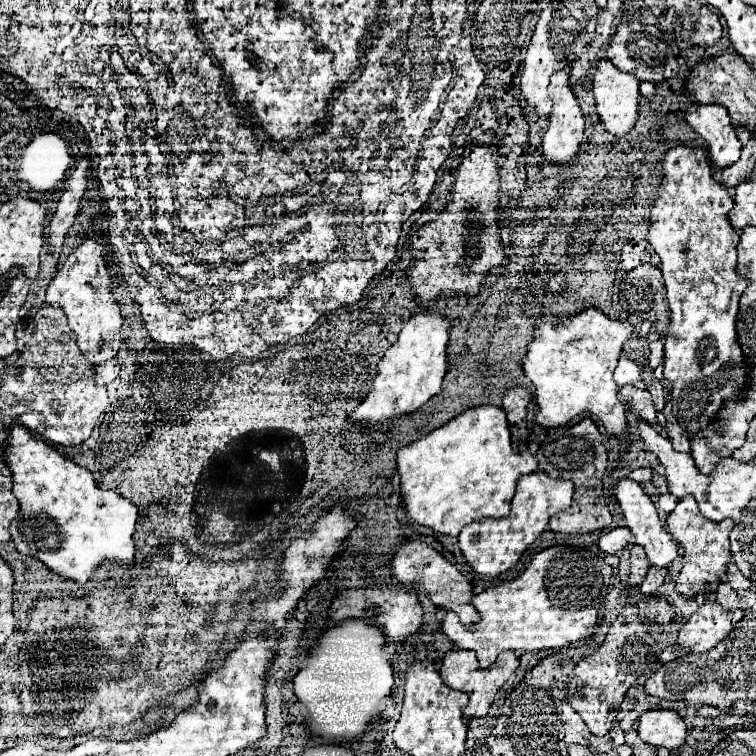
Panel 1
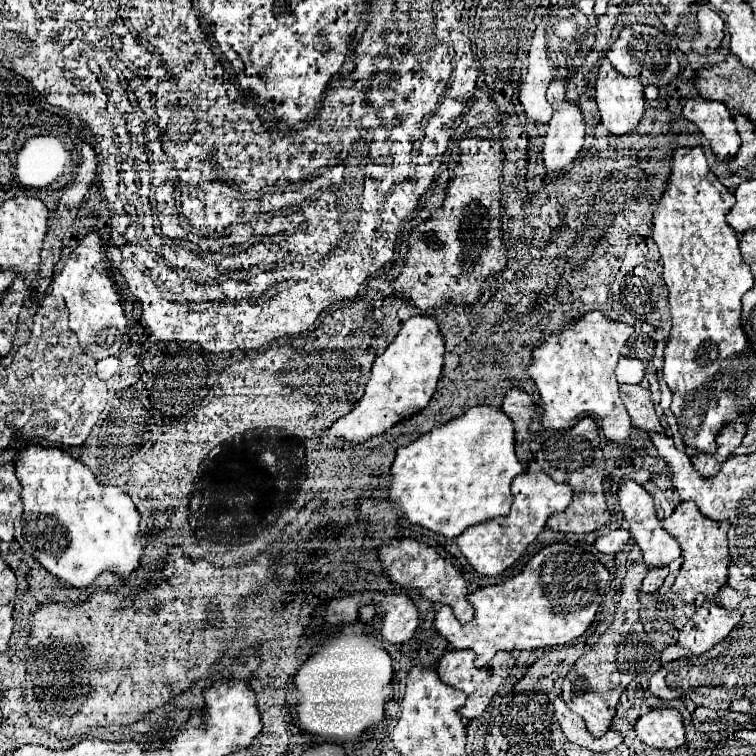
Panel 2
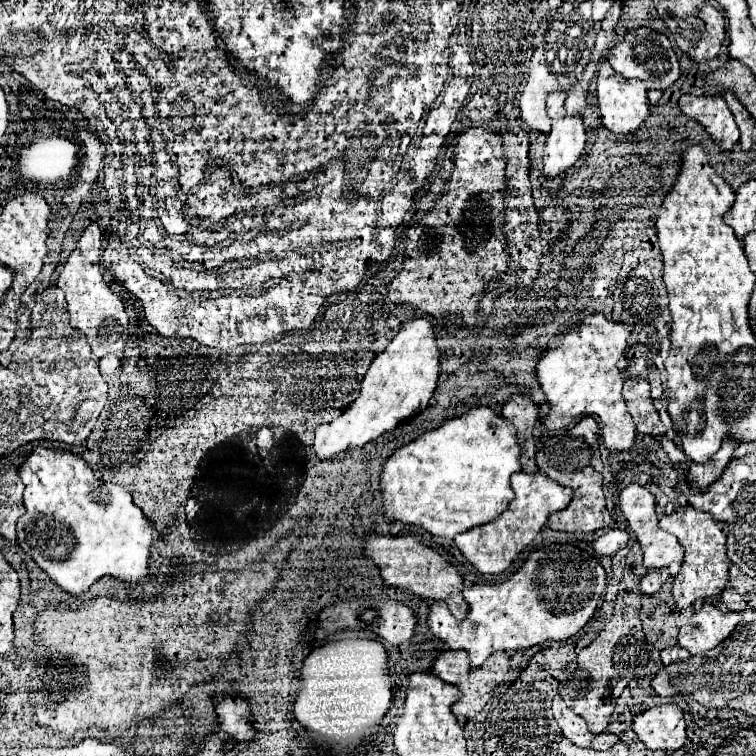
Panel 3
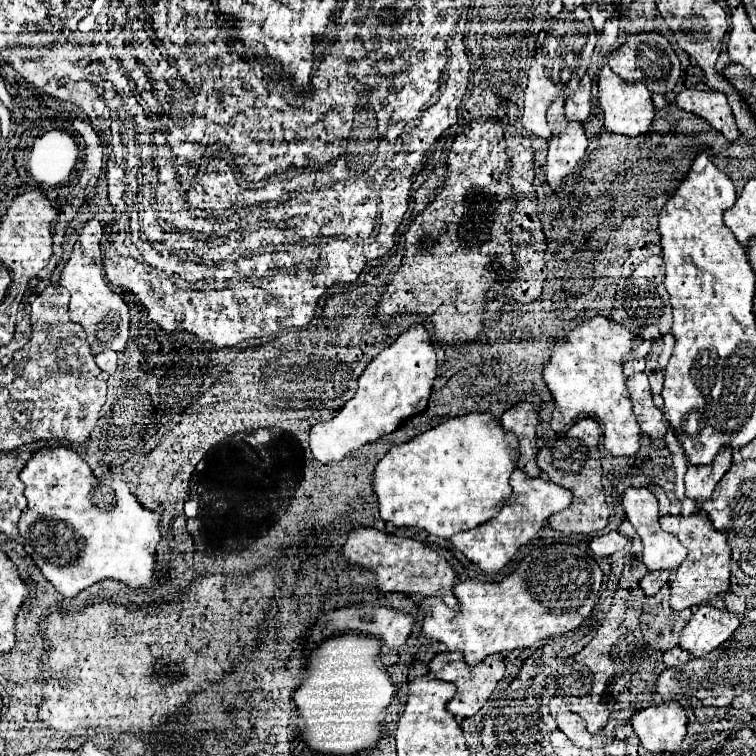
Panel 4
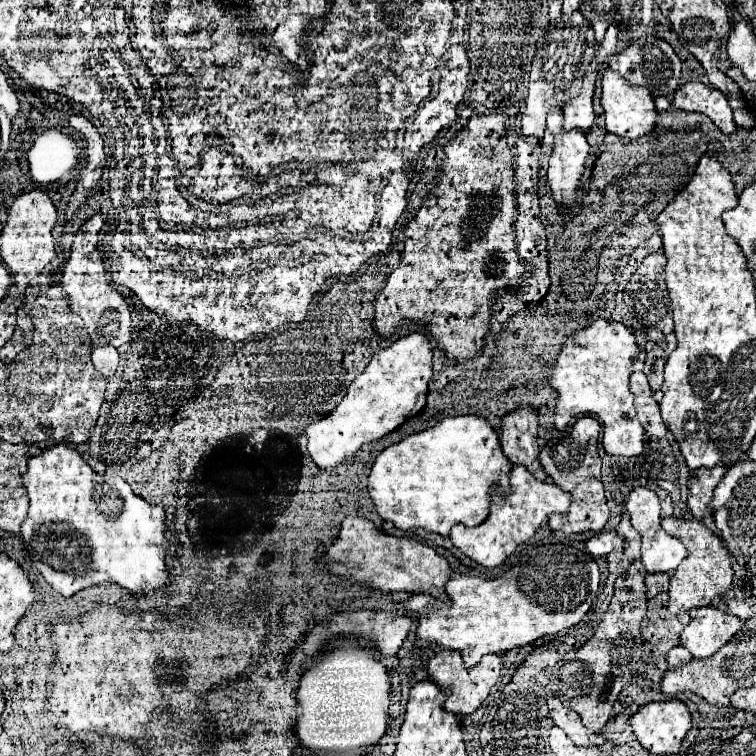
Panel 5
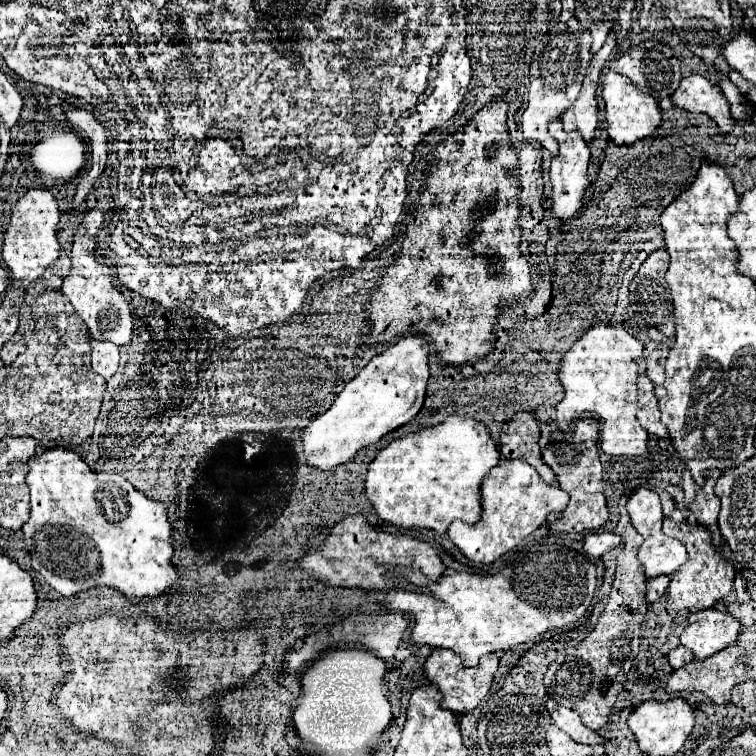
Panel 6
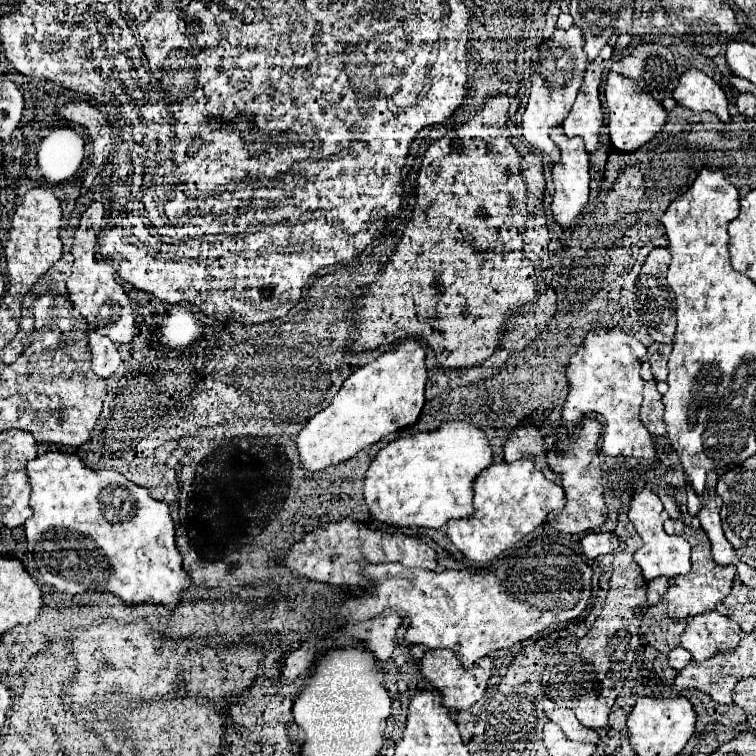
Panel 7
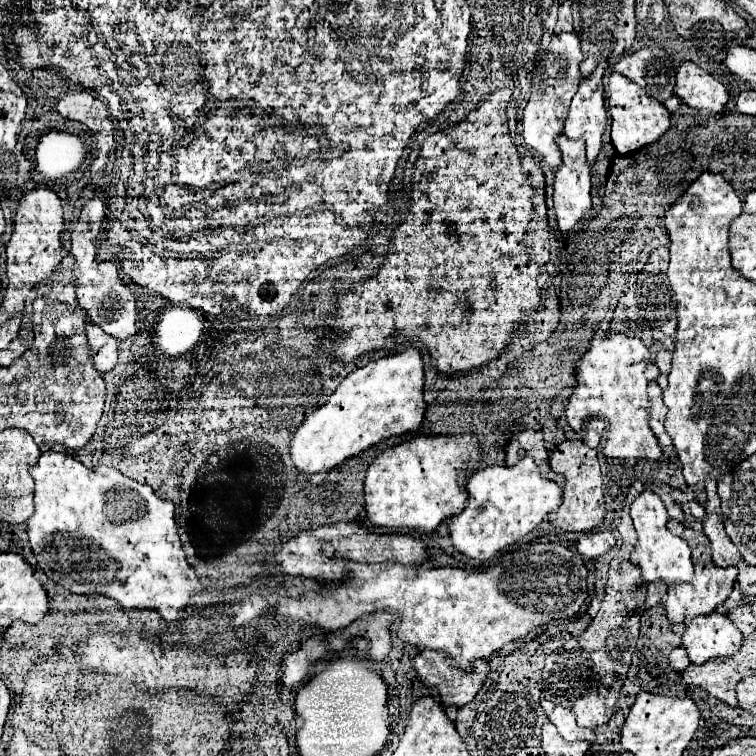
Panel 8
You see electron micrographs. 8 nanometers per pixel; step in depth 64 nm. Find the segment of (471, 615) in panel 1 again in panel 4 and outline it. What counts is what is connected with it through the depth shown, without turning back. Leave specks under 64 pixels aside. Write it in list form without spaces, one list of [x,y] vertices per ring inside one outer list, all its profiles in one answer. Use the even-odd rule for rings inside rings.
[[[354,530],[344,548],[342,554],[360,566],[366,566],[372,570],[378,578],[378,588],[384,592],[400,592],[406,594],[424,594],[424,596],[440,597],[452,610],[460,610],[460,604],[454,598],[454,584],[458,582],[456,572],[450,568],[450,564],[438,556],[432,548],[428,548],[422,542],[416,542],[414,538],[398,537],[394,534],[378,532],[378,530]]]

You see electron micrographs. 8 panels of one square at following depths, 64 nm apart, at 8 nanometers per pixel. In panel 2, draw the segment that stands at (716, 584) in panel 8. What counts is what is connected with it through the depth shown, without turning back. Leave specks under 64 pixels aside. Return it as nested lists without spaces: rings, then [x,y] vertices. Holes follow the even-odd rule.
[[[692,500],[680,502],[676,510],[672,512],[670,518],[664,522],[664,530],[668,530],[680,544],[682,548],[682,568],[680,574],[672,586],[672,590],[684,600],[684,602],[694,602],[696,594],[704,596],[716,596],[718,590],[726,584],[728,580],[728,564],[730,564],[730,554],[728,554],[728,528],[730,524],[724,522],[714,522],[708,520]]]

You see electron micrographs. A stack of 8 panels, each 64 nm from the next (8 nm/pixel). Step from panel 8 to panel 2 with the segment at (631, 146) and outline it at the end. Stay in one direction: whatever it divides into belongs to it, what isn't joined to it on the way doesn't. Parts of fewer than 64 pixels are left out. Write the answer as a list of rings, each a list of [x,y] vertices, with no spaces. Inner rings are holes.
[[[604,58],[596,76],[596,104],[602,124],[622,136],[622,128],[636,128],[644,114],[644,86],[616,72]]]

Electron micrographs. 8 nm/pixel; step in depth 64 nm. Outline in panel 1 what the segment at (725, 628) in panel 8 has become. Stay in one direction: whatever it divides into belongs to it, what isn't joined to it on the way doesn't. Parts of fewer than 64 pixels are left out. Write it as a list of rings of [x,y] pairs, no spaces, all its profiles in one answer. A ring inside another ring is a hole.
[[[706,602],[700,606],[678,634],[678,644],[690,648],[696,654],[708,652],[720,640],[724,640],[736,622],[742,618],[742,610],[724,610],[718,602]]]

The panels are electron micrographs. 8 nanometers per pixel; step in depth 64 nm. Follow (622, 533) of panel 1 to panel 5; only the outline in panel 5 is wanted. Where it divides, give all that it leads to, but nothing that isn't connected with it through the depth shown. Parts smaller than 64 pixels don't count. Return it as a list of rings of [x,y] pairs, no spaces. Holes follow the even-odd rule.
[[[604,532],[604,534],[592,536],[592,538],[586,542],[586,551],[592,554],[594,558],[598,558],[598,556],[606,556],[606,554],[610,554],[612,550],[620,548],[622,542],[624,542],[624,538],[622,538],[620,534],[616,534],[616,532]]]

